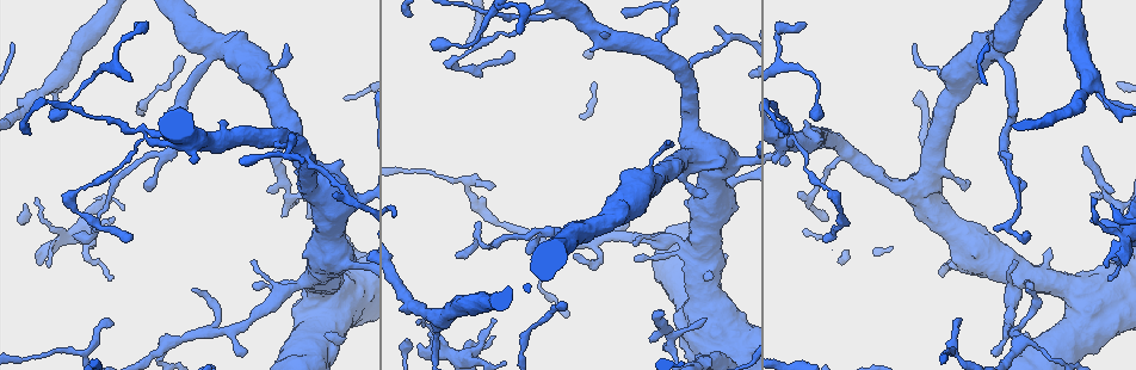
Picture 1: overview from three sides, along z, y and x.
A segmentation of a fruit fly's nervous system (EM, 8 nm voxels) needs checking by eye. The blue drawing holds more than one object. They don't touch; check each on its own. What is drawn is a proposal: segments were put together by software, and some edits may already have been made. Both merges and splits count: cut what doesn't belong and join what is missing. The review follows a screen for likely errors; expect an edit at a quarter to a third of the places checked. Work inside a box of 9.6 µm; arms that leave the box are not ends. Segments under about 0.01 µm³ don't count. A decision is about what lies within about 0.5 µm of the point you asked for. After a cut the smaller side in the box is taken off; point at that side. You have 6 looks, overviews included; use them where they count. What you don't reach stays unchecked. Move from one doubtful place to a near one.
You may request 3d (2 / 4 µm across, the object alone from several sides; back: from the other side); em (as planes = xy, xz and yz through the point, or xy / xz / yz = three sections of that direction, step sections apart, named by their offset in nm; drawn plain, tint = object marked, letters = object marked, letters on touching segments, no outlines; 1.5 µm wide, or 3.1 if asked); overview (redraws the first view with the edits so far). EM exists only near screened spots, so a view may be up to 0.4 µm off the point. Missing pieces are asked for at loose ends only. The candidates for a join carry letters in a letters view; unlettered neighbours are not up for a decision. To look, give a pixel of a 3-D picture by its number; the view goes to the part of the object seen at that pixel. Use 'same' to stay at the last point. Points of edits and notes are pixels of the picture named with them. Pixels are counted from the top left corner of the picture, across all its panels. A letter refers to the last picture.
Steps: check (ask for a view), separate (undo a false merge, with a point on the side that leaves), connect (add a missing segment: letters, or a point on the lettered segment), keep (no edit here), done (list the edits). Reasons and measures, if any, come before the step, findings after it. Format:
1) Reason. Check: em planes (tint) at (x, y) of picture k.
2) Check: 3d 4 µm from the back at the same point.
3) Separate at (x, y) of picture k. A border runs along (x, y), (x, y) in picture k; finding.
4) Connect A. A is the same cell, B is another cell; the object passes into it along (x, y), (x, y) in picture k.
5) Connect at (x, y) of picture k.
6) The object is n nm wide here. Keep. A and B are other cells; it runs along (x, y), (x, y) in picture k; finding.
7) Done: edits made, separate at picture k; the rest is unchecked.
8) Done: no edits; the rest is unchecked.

An open end. Check: em planes (letters) at (243, 354) of picture 1.

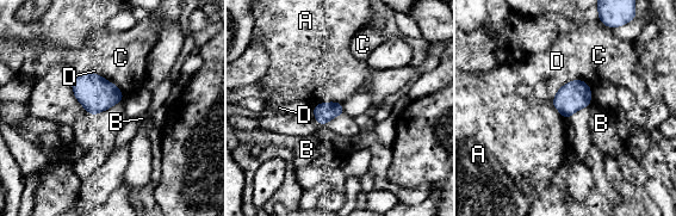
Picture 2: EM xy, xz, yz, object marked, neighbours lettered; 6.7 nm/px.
Keep. A, B, C and D are other cells; a border runs along (341, 102), (322, 102), (311, 106) in picture 2; no lettered segment goes on from it.

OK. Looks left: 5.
Three-way junction. Check: em planes (letters) at (549, 231) of picture 1.

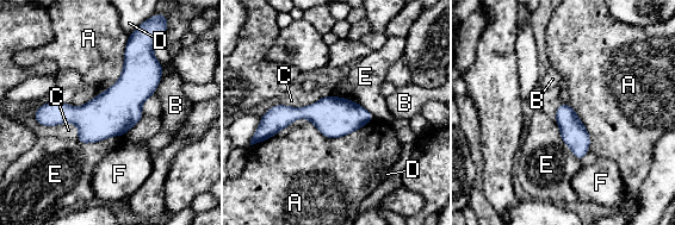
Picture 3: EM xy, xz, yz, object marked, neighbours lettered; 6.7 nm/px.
The object is 280 nm wide here. Keep. A, B, C, D, E and F are other cells; it runs along (132, 47), (132, 79), (97, 114), (38, 118) in picture 3; all the same neuron.

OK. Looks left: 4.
Branch stops here. Check: em xz step 4 (tint) at (668, 141) of picture 1.

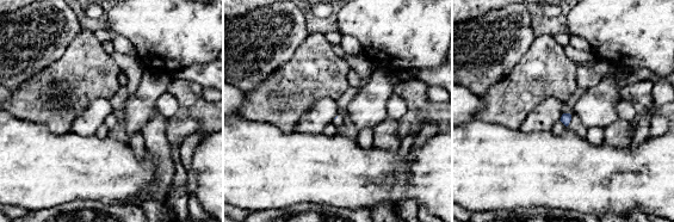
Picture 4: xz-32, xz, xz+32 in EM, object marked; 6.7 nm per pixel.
Cut it another way. Check: em planes (letters) at the same point.

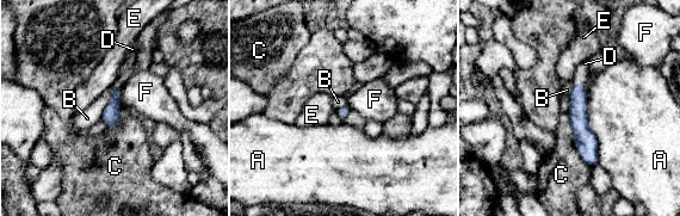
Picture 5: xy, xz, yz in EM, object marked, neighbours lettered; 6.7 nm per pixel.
Connect D. D is the same cell, A, B, C, E and F are other cells; the object passes into it along (578, 111), (579, 82), (581, 75) in picture 5; it goes on there.

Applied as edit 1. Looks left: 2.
Done: edits made, connect at picture 5; the rest is unchecked.

